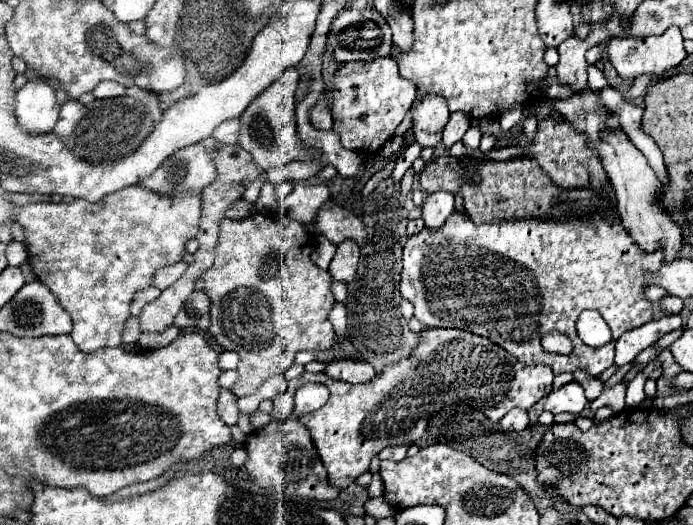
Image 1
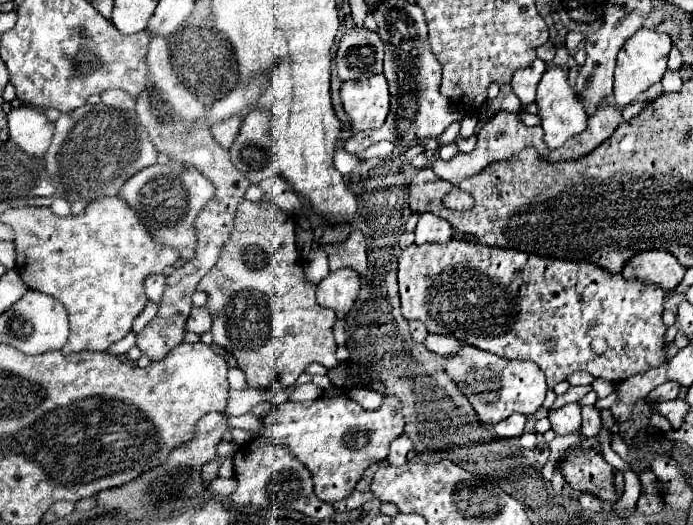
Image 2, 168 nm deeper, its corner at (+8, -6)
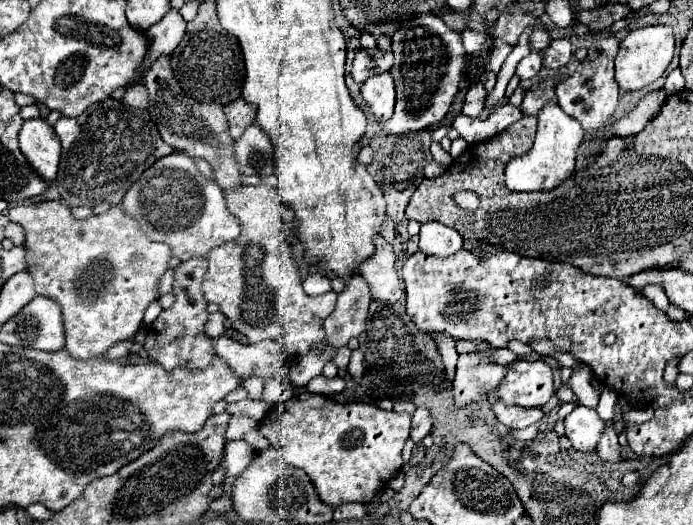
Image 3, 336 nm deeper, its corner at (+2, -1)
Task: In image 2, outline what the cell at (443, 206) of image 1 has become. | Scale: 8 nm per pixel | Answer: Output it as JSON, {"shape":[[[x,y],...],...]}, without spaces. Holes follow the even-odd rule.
{"shape":[[[422,213],[420,221],[416,225],[416,245],[422,243],[446,243],[452,239],[454,229],[452,225],[448,225],[448,221],[444,221],[442,217],[436,217],[434,213]]]}

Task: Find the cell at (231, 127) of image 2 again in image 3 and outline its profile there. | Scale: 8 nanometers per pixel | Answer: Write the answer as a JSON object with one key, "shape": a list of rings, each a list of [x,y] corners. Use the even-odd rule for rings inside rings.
{"shape":[[[242,98],[226,104],[224,106],[224,114],[228,118],[230,136],[234,140],[244,132],[244,128],[248,128],[250,124],[254,124],[254,120],[256,120],[256,108],[252,104],[246,104]]]}

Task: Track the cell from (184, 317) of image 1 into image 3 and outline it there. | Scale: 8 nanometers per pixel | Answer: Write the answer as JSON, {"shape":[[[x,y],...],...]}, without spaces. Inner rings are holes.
{"shape":[[[214,312],[208,316],[208,322],[206,322],[206,334],[212,336],[212,338],[218,338],[218,336],[224,336],[224,316],[222,312]]]}

